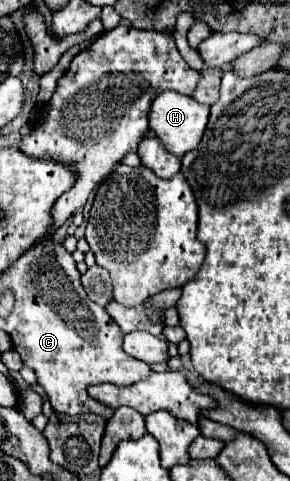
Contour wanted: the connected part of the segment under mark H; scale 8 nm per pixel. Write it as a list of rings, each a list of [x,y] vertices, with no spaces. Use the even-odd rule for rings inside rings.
[[[166,90],[166,92],[158,94],[152,102],[150,128],[156,132],[156,136],[162,140],[162,144],[166,148],[170,148],[172,154],[184,156],[186,152],[190,152],[190,148],[196,148],[198,142],[202,140],[202,134],[208,124],[208,114],[210,114],[210,108],[206,104],[198,104],[192,96],[184,96],[174,90]]]

